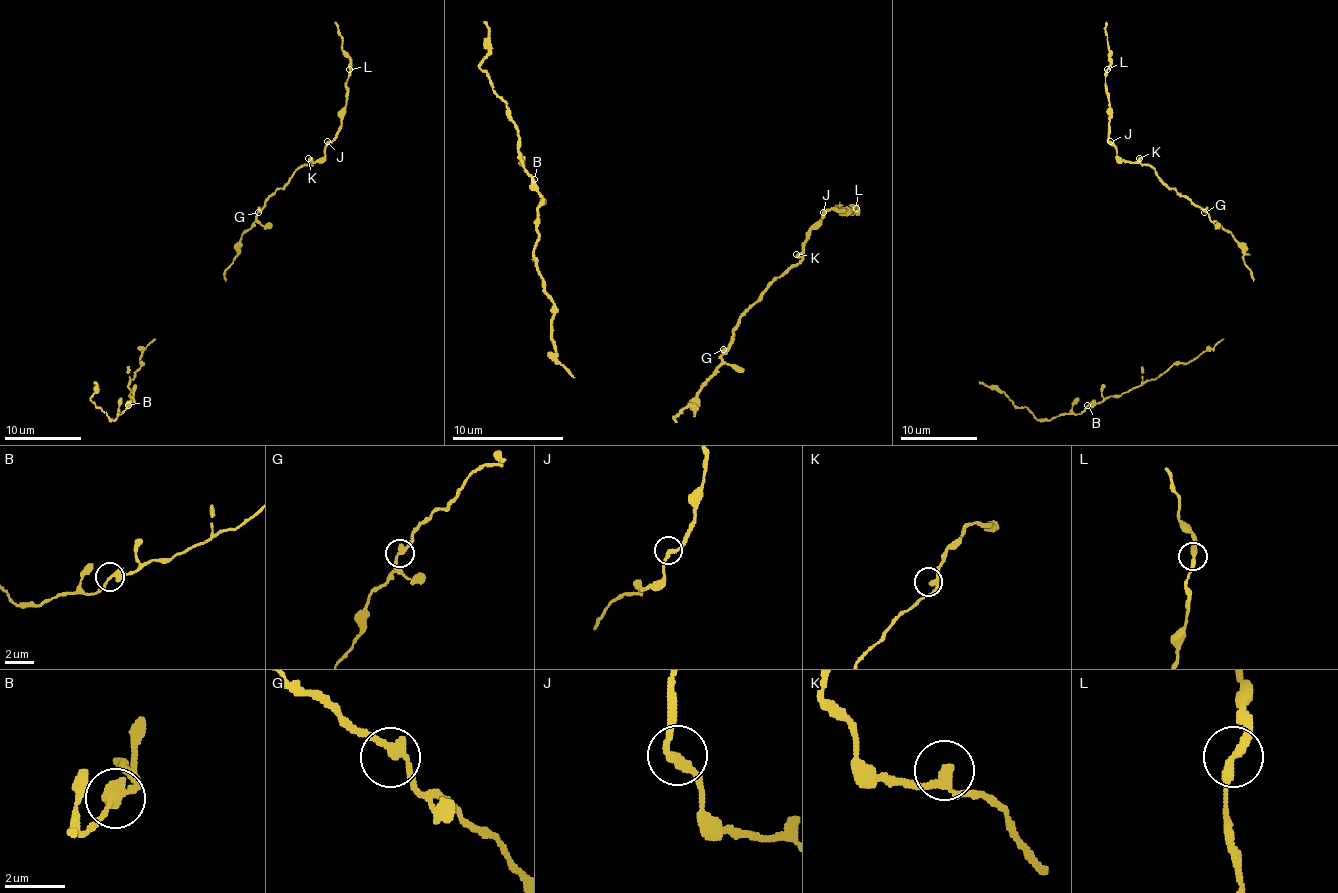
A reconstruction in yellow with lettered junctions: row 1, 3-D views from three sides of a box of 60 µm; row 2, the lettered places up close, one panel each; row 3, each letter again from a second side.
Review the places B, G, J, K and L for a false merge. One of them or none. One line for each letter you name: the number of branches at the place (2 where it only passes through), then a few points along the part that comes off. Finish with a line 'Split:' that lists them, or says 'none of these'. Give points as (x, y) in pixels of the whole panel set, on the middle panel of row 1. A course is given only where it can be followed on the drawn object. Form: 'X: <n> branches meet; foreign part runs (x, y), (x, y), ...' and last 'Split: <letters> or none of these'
L: 2 branches meet; foreign part runs (857, 207), (857, 212), (840, 204), (834, 207)
Split: L

